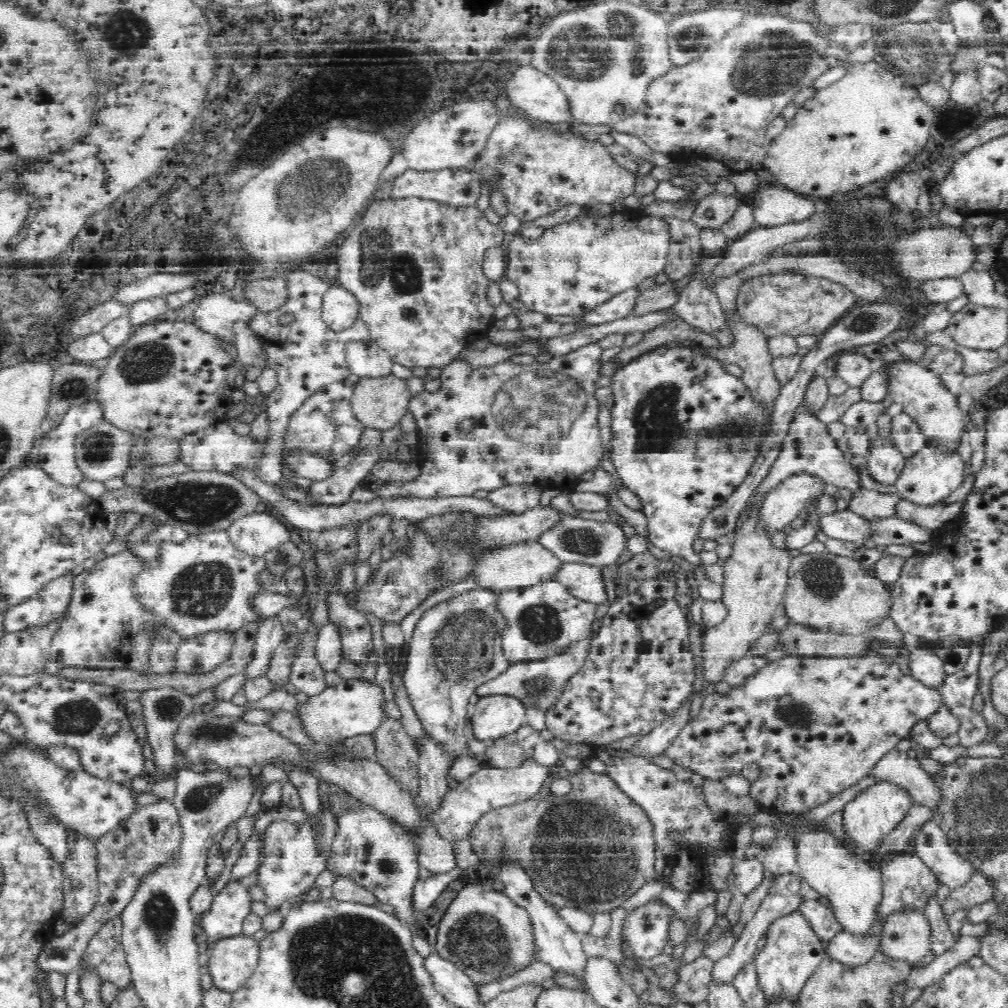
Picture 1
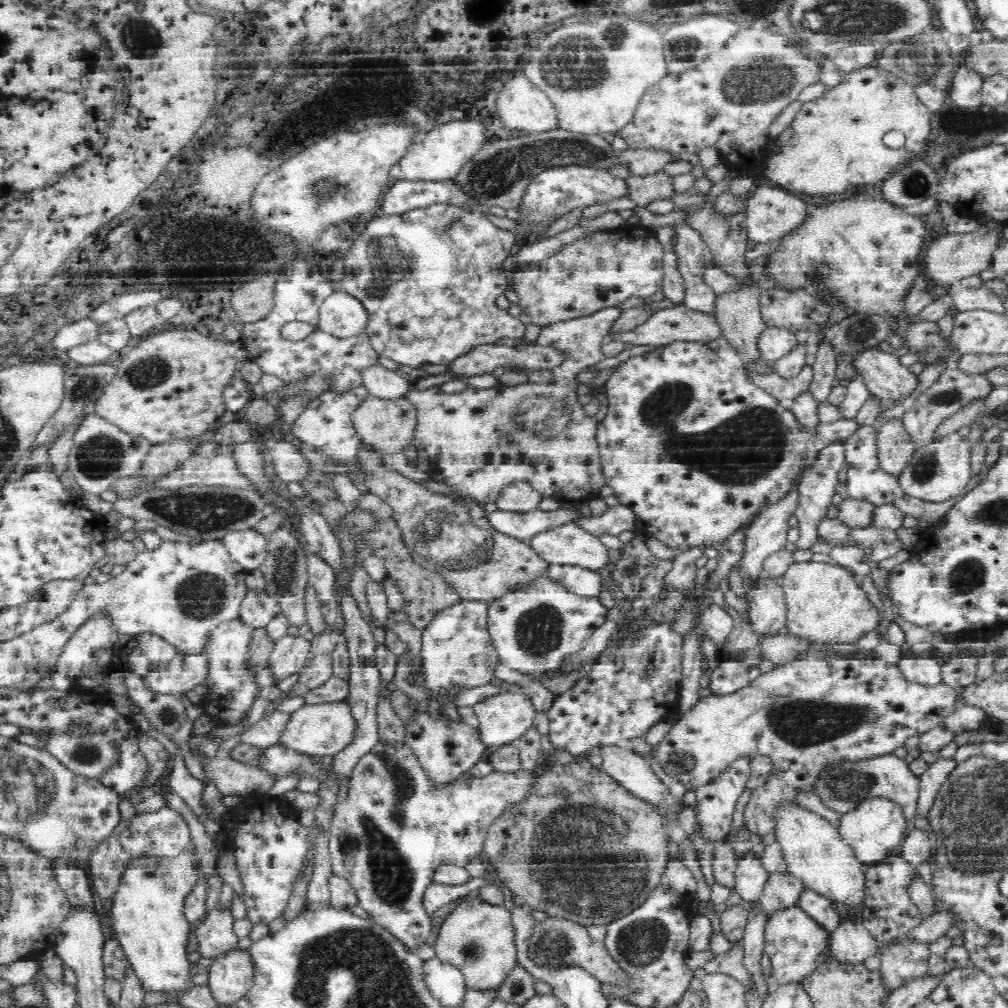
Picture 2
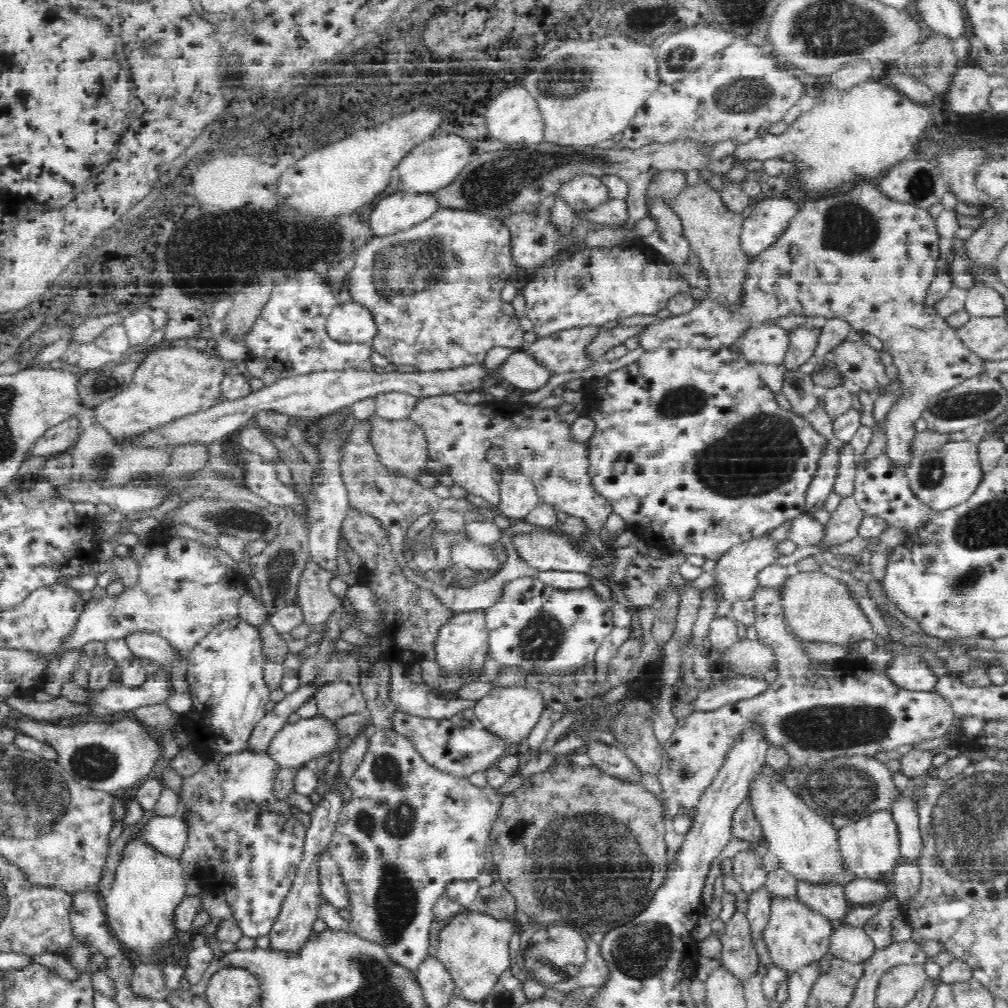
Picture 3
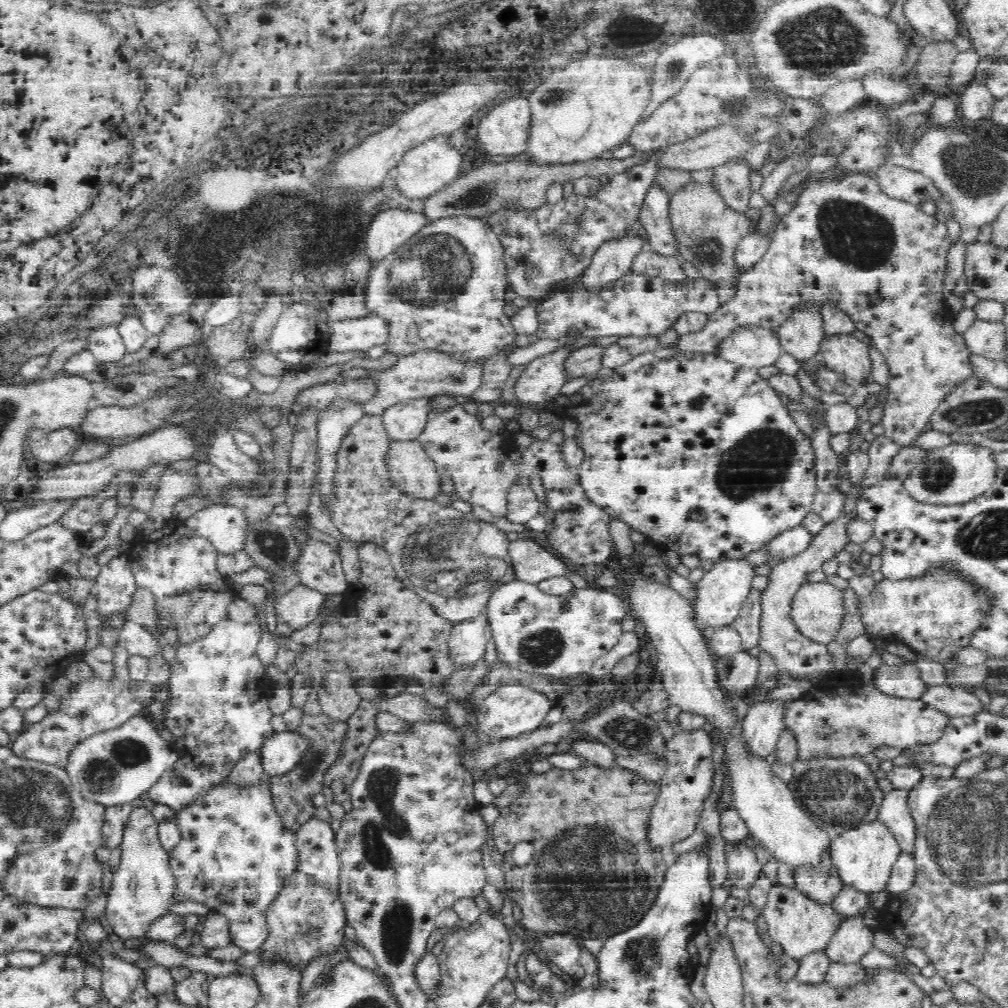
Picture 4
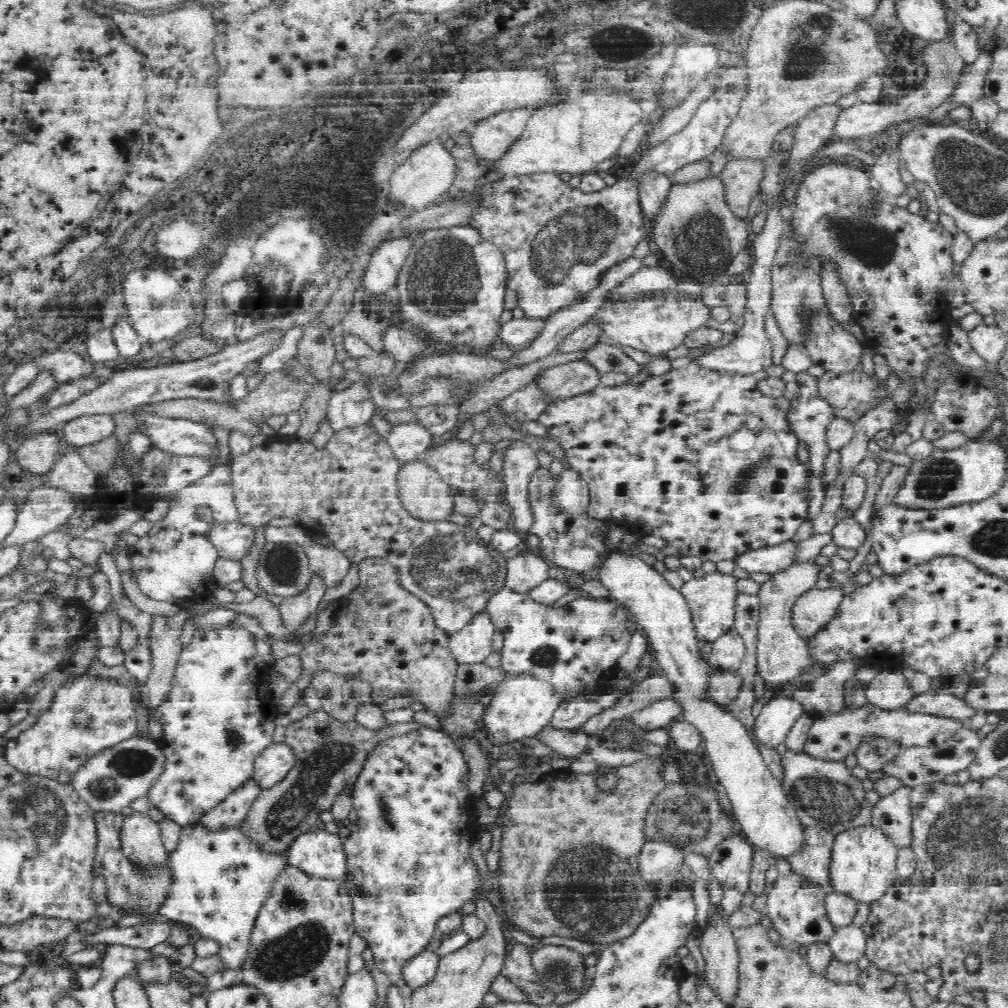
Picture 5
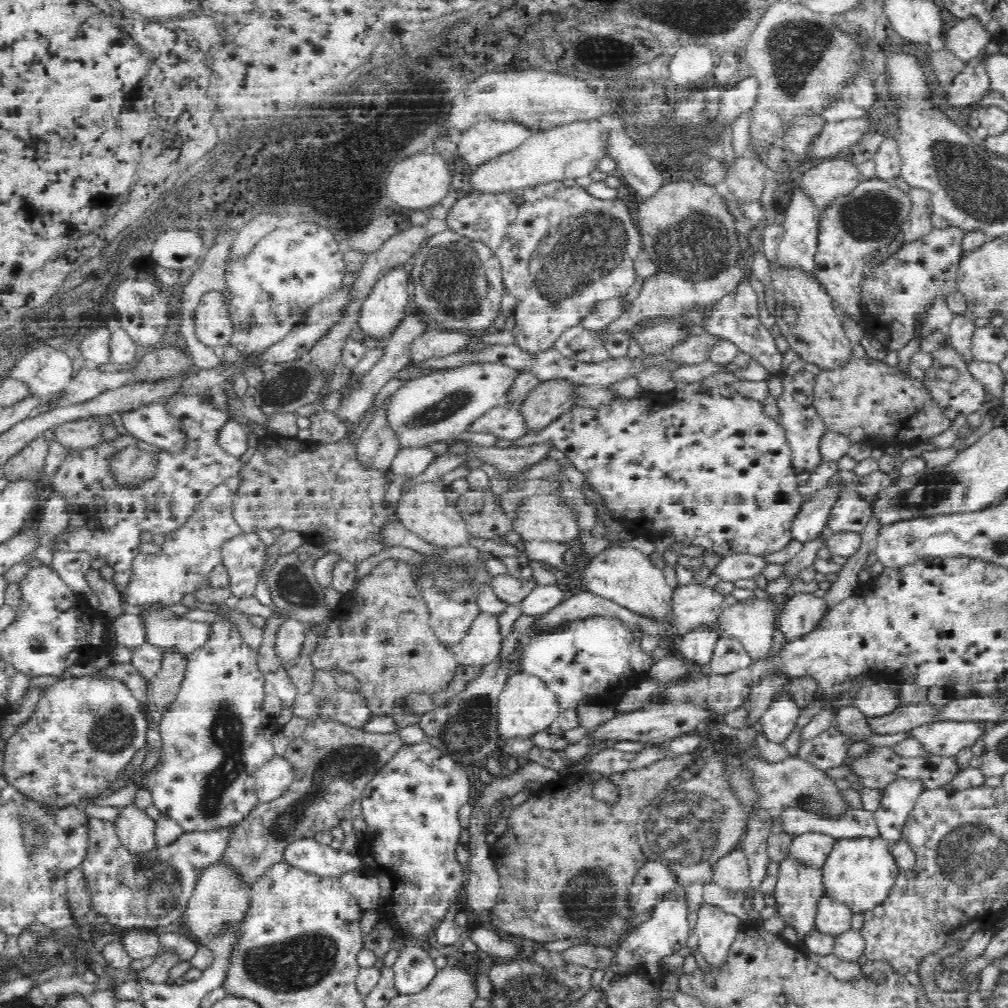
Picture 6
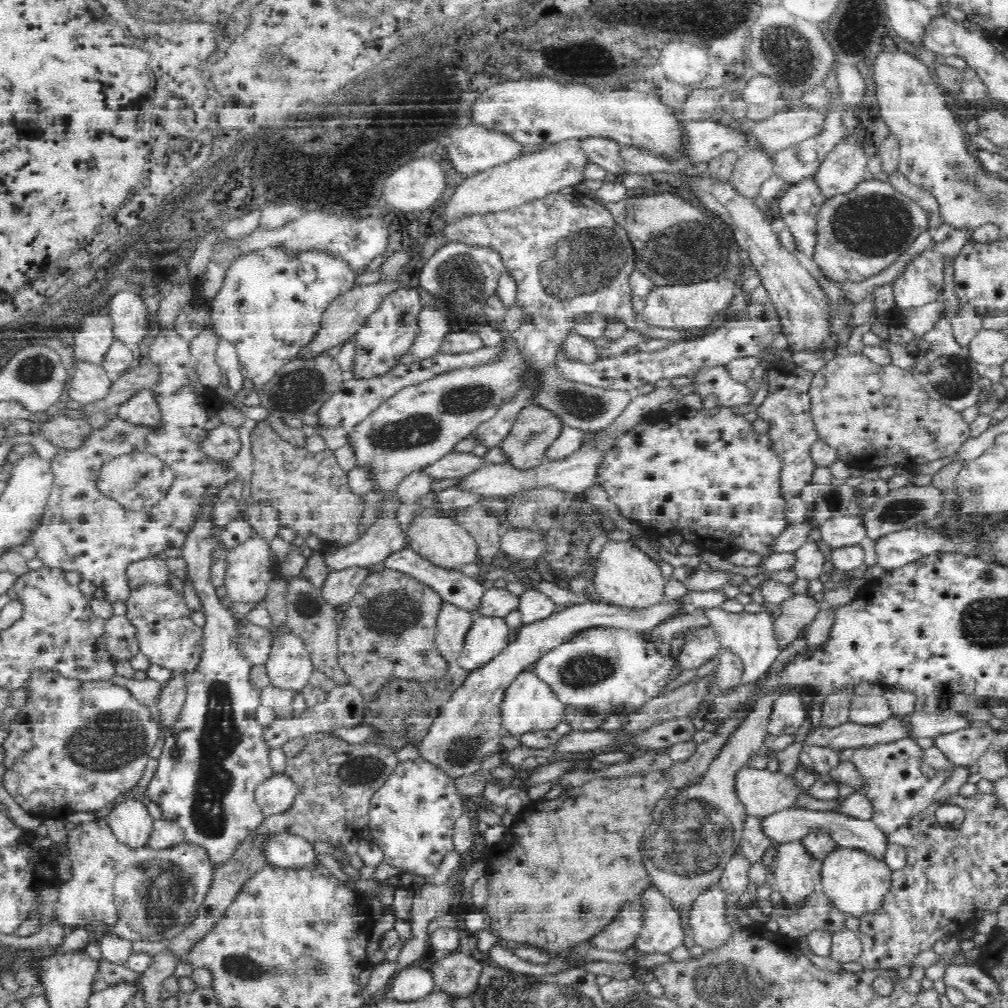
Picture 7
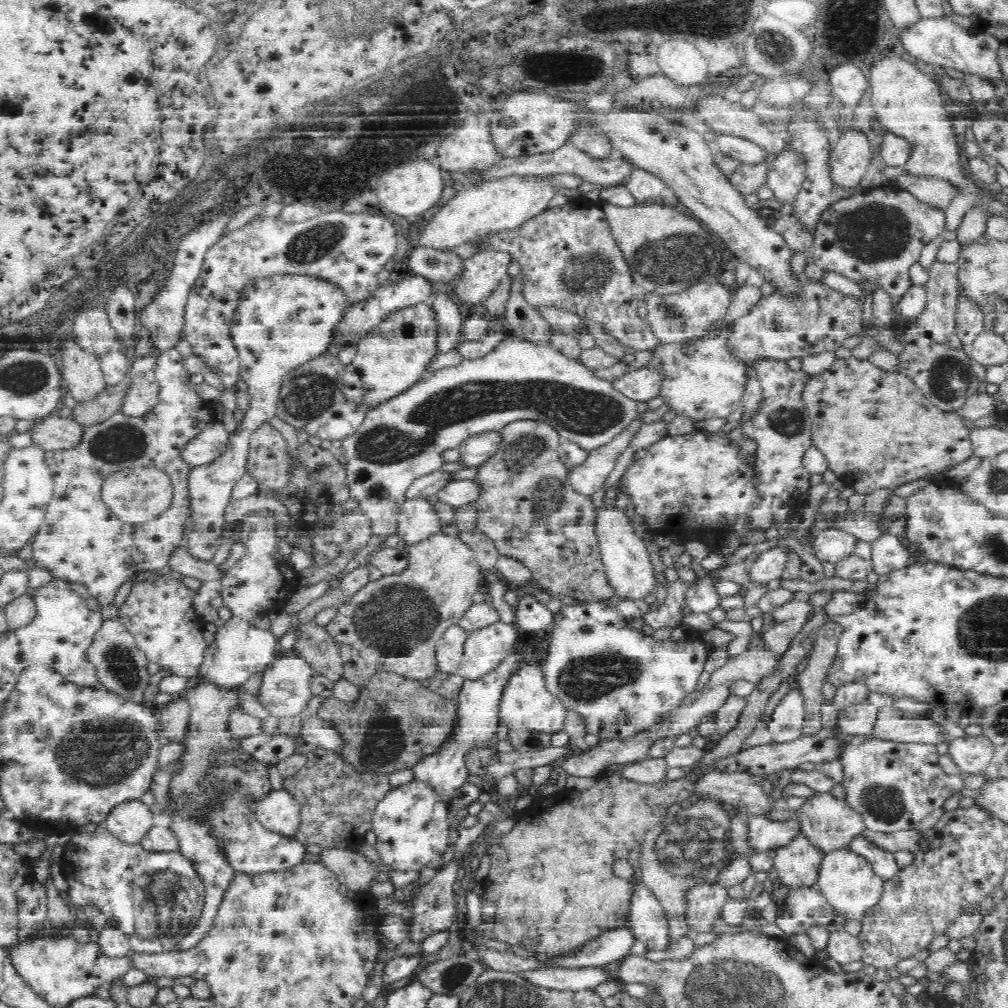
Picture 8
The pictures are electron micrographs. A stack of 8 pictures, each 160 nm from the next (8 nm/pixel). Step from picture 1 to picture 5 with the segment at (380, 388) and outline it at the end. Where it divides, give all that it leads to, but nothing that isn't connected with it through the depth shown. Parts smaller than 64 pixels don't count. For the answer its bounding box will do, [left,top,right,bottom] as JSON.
[396,459,455,524]

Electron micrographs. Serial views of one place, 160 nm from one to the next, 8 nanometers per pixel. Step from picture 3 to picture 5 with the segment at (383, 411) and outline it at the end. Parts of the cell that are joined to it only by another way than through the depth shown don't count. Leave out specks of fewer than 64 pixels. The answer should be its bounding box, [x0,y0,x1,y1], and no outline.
[387,424,433,465]

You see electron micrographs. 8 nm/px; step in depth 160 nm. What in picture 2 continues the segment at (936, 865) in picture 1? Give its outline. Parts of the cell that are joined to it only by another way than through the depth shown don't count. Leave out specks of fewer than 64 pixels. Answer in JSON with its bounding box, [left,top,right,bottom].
[897,822,933,867]

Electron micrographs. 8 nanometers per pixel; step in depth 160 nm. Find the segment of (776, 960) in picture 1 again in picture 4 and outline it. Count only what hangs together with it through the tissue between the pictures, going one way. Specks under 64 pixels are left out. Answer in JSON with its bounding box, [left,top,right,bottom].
[762,883,843,960]

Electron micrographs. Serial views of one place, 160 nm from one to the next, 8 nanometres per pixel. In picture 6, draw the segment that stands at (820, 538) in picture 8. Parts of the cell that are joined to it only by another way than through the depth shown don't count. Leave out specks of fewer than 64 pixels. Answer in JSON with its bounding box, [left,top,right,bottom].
[827,491,872,534]

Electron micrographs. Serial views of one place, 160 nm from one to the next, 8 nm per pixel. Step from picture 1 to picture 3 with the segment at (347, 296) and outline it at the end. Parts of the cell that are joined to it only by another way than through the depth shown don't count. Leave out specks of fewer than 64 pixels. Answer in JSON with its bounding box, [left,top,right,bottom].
[325,303,378,346]

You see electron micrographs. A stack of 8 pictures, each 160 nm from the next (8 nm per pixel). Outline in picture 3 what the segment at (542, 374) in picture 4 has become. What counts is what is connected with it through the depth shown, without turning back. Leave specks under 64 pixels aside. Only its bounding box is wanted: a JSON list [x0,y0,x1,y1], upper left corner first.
[525,329,600,376]

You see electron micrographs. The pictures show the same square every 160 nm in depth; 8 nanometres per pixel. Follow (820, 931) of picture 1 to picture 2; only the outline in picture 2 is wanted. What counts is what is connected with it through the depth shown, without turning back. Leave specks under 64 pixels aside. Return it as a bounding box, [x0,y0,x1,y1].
[797,887,842,931]

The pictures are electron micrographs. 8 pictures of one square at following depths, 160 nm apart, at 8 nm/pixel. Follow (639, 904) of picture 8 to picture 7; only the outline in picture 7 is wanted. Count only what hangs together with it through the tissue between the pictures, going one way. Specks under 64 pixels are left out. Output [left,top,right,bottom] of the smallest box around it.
[635,885,686,954]

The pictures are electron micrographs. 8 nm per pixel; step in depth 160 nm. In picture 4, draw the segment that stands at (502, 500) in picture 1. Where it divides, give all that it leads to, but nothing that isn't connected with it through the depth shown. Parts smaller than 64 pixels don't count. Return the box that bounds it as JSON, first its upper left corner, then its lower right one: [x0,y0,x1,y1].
[505,482,540,524]

